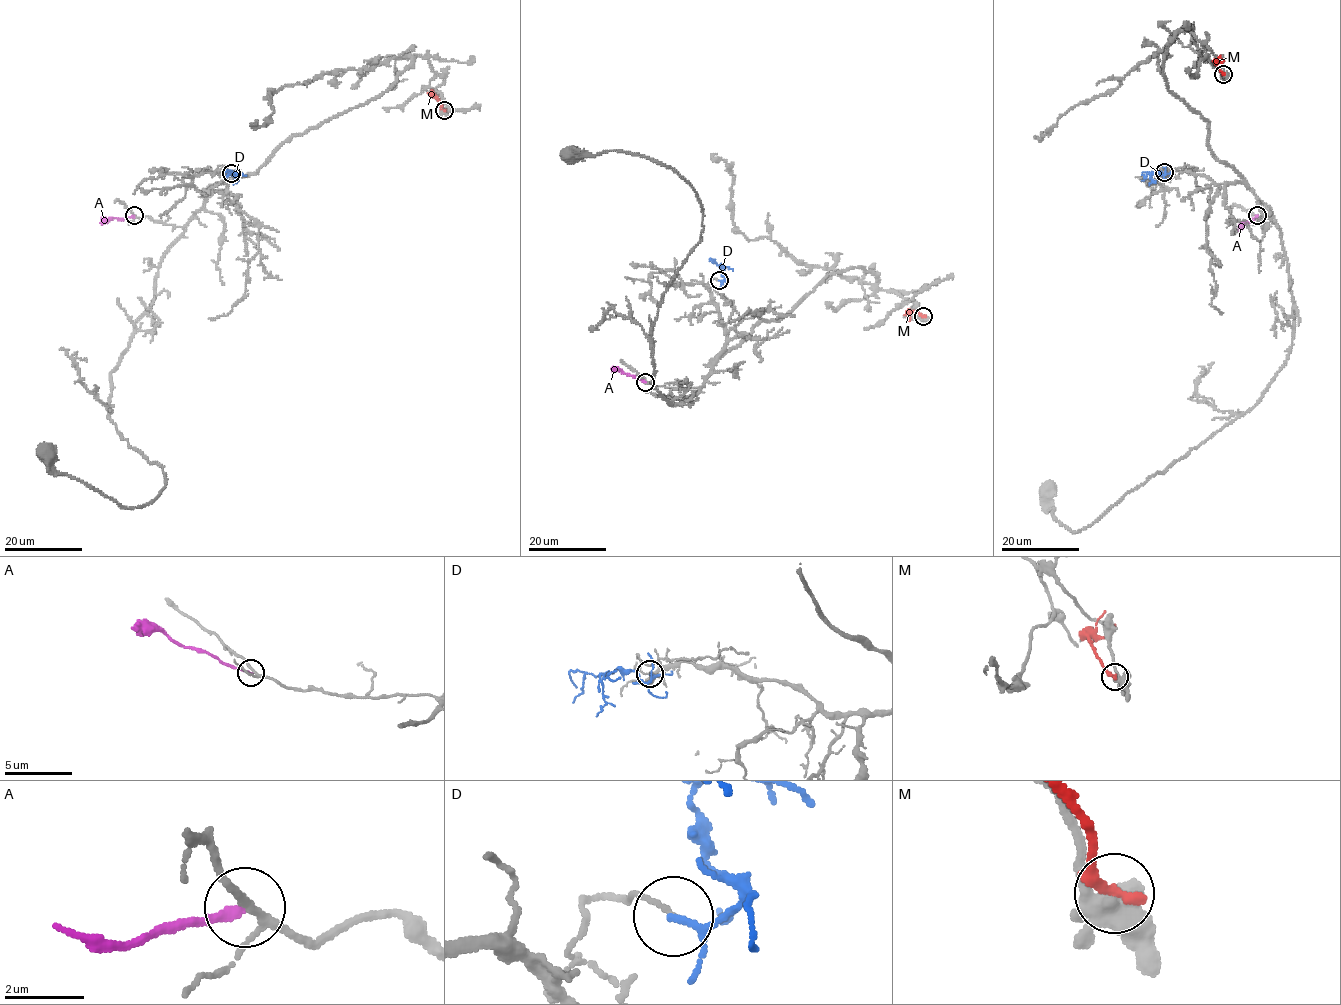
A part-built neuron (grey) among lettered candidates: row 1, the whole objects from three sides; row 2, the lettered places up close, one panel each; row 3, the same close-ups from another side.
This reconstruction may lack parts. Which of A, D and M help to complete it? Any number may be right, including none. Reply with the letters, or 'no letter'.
no letter

